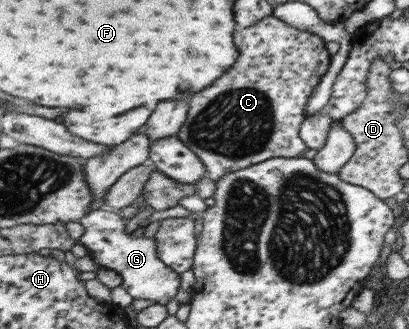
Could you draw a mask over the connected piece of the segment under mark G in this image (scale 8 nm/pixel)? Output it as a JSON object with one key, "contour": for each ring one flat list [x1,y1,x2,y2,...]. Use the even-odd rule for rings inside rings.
{"contour":[[107,208,92,210,90,215,78,220,78,223,85,228,85,233,78,238,78,241,100,267,116,270,124,278,122,287,134,299,151,300,162,305,168,304,178,294,180,274,160,260,154,236,132,237,130,233,126,233,126,221,118,211]]}

